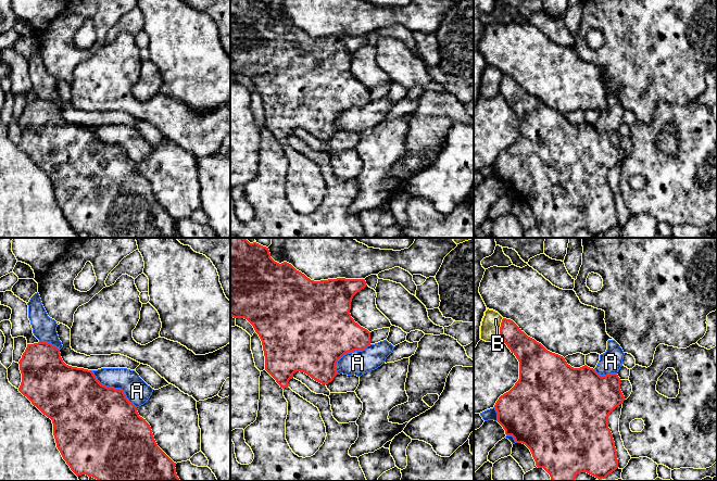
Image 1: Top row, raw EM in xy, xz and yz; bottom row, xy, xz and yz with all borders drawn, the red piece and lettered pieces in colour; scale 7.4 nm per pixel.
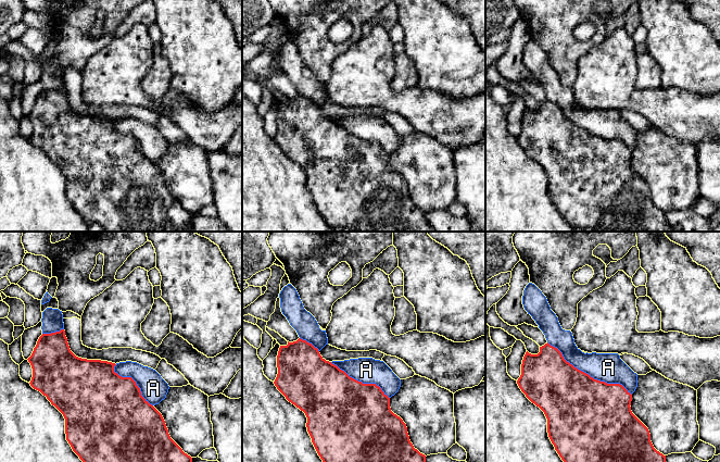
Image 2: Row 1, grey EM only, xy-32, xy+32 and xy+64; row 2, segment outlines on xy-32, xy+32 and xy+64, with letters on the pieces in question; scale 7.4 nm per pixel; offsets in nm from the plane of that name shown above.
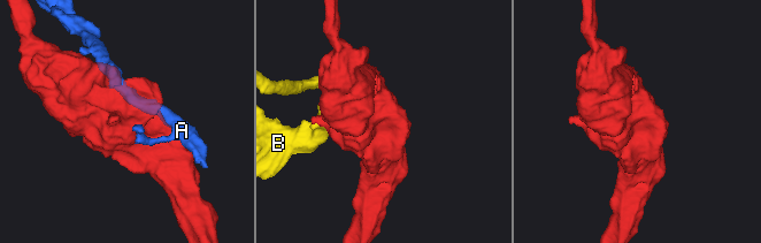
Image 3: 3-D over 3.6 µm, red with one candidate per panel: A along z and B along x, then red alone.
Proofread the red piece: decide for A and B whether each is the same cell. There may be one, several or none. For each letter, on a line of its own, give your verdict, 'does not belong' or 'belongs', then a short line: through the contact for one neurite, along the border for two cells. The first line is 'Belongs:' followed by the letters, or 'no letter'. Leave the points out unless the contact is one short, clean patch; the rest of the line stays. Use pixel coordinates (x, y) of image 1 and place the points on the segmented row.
Belongs: no letter
A: does not belong
B: does not belong | yz (503, 318), (499, 336)

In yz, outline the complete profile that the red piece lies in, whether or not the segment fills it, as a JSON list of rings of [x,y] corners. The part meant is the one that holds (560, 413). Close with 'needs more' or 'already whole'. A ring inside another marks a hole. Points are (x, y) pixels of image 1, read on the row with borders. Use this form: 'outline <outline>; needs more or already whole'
outline [[[502,319],[500,338],[519,362],[518,381],[508,392],[501,395],[494,405],[498,422],[505,430],[505,434],[512,435],[516,443],[525,444],[530,450],[536,466],[543,468],[552,481],[575,481],[580,472],[605,479],[615,471],[618,468],[618,459],[608,428],[608,415],[625,401],[618,375],[600,376],[587,365],[580,368],[571,367],[563,356],[548,351],[511,319]]]; already whole

